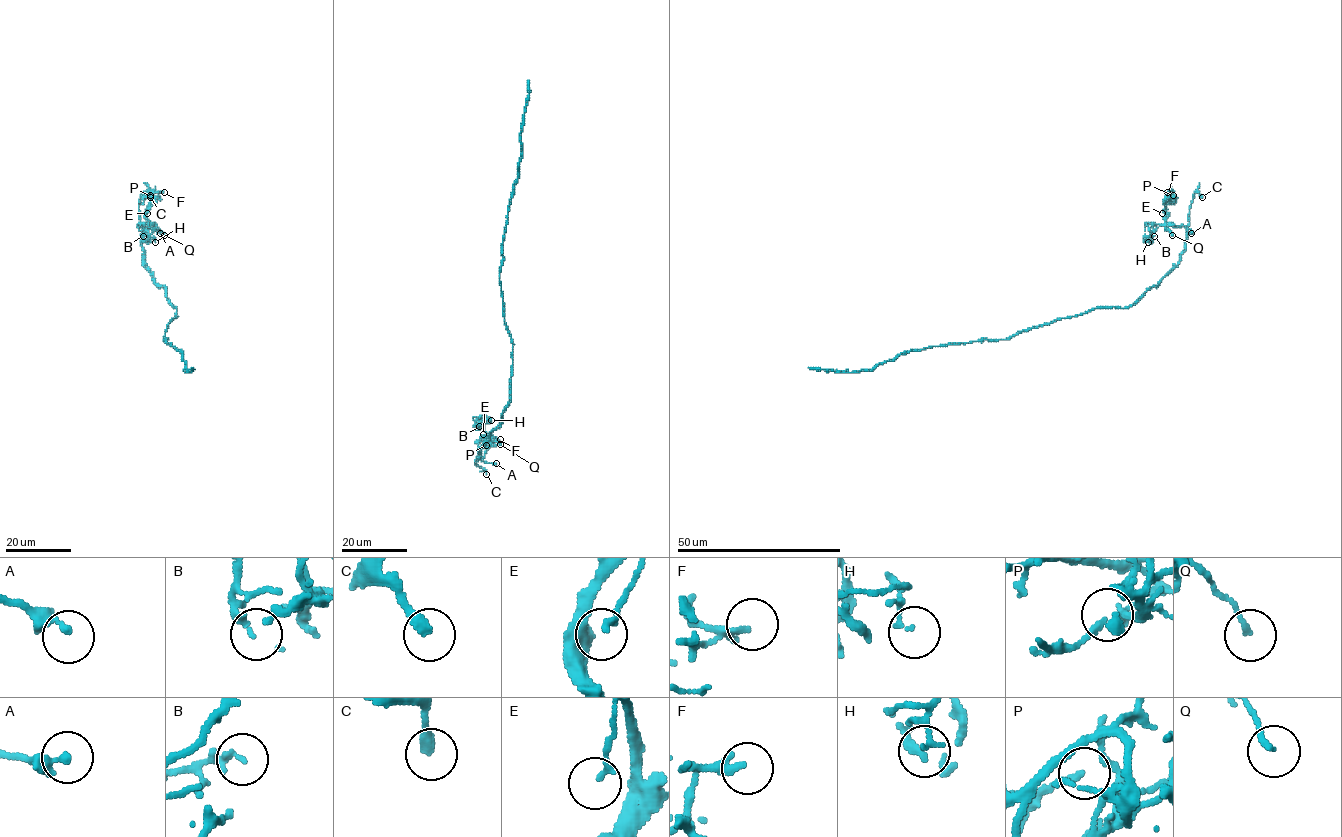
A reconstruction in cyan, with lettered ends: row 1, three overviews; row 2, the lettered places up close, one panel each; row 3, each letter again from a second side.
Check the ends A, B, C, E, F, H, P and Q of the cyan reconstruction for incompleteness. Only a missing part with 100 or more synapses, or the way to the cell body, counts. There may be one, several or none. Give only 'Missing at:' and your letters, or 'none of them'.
Missing at: none of them

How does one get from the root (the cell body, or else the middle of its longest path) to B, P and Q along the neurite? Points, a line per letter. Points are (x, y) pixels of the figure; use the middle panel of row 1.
B: (510, 331), (510, 403), (480, 448), (482, 459), (489, 435), (481, 416), (479, 426)
P: (510, 331), (510, 403), (479, 459), (489, 443), (482, 439), (491, 436), (479, 440), (486, 445)
Q: (510, 331), (510, 403), (500, 424), (480, 448), (478, 458), (484, 457), (491, 439), (500, 444)

